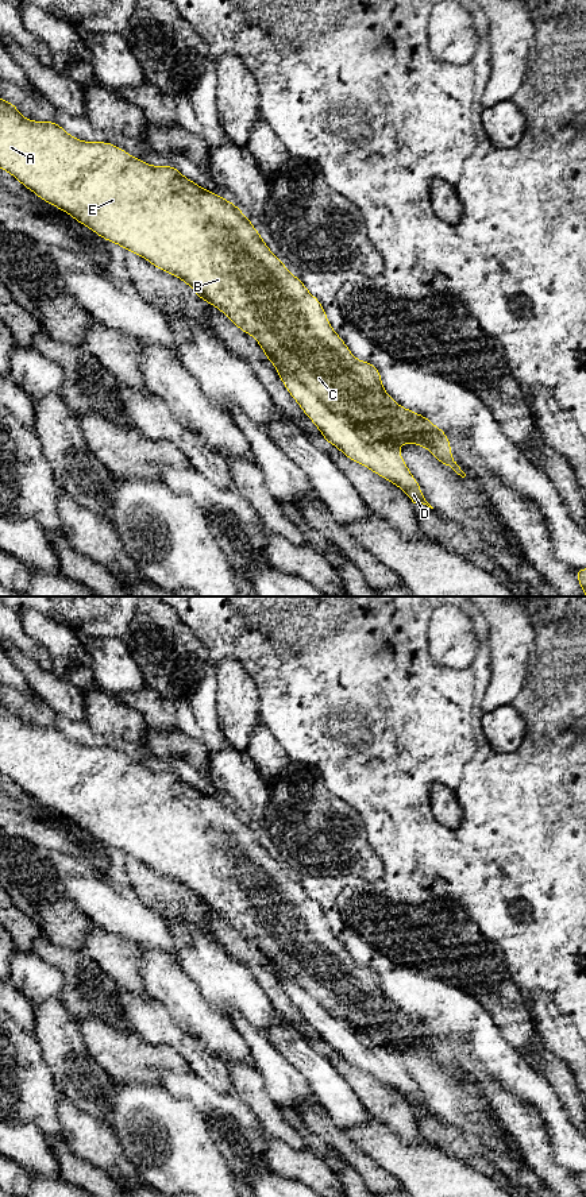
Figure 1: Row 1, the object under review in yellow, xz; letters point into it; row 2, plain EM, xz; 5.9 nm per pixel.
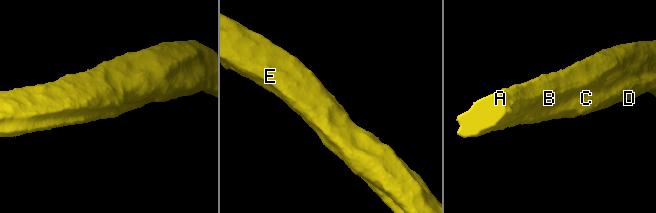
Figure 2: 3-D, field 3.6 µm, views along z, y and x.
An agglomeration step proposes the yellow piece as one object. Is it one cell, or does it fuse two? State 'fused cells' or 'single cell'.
fused cells

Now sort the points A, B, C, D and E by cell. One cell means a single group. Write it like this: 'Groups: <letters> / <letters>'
Groups: A B C E / D

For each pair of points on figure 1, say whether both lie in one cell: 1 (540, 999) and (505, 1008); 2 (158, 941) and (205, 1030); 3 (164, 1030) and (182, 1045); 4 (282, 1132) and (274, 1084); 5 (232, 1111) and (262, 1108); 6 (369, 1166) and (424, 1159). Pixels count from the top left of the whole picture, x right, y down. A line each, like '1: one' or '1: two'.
1: two
2: two
3: one
4: two
5: two
6: two

